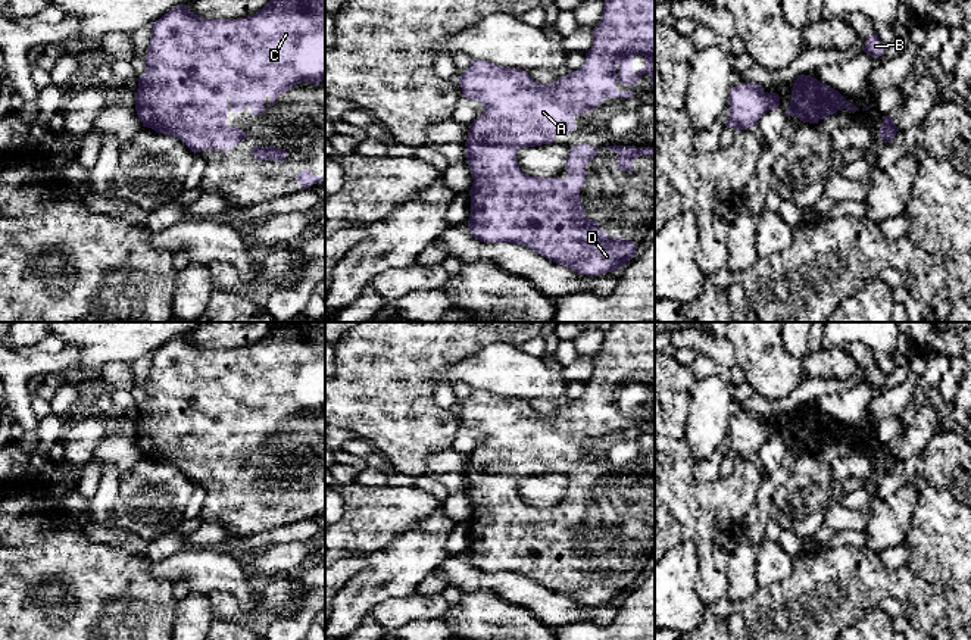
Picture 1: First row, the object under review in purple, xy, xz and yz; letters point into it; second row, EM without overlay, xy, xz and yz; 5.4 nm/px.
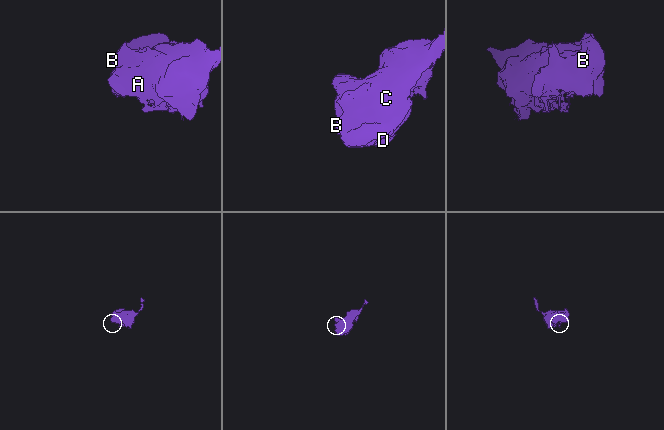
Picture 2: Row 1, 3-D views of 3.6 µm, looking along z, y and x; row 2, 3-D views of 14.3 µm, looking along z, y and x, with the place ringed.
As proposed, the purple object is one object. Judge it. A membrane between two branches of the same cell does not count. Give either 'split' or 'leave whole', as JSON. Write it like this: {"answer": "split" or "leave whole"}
{"answer": "leave whole"}

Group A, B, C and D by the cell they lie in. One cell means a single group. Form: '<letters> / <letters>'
A B C D

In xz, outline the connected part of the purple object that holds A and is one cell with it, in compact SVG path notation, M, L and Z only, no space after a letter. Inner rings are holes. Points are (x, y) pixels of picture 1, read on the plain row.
M612 322L605 331L602 349L593 359L593 375L586 383L584 394L569 405L550 413L534 410L528 402L518 397L502 397L491 391L472 390L469 397L459 406L462 427L477 430L484 441L469 455L465 471L466 490L474 508L469 519L471 544L468 559L471 565L487 572L522 574L530 580L574 599L583 605L600 605L622 597L637 584L636 574L625 568L611 568L596 550L586 547L586 538L580 531L580 518L586 513L586 494L597 484L597 477L588 474L572 475L566 488L566 509L540 508L524 503L516 488L519 477L552 474L558 462L575 458L574 446L597 438L606 427L631 428L631 421L618 421L616 413L636 415L644 405L650 405L655 415L655 322ZM641 384L644 396L634 403L633 387Z

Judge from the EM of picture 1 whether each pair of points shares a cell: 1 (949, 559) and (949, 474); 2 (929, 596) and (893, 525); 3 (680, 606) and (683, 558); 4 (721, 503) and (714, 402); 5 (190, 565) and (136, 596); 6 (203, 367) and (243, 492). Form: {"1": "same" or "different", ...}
{"1": "same", "2": "different", "3": "same", "4": "different", "5": "different", "6": "same"}

